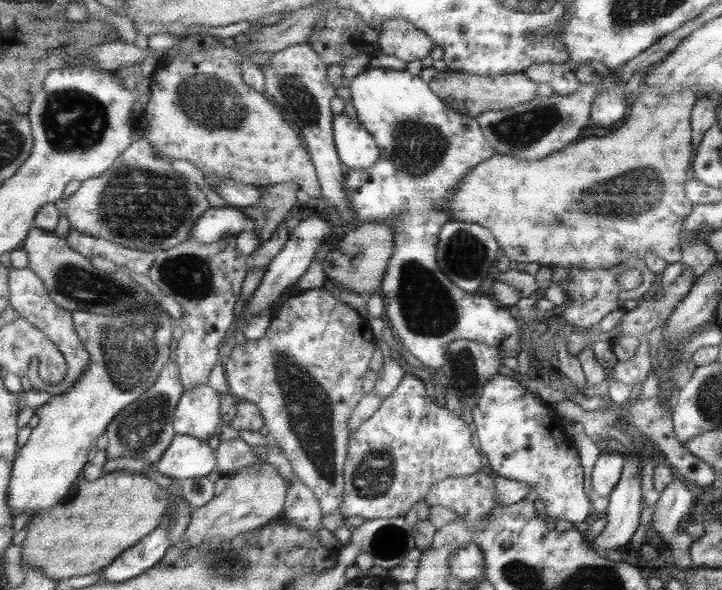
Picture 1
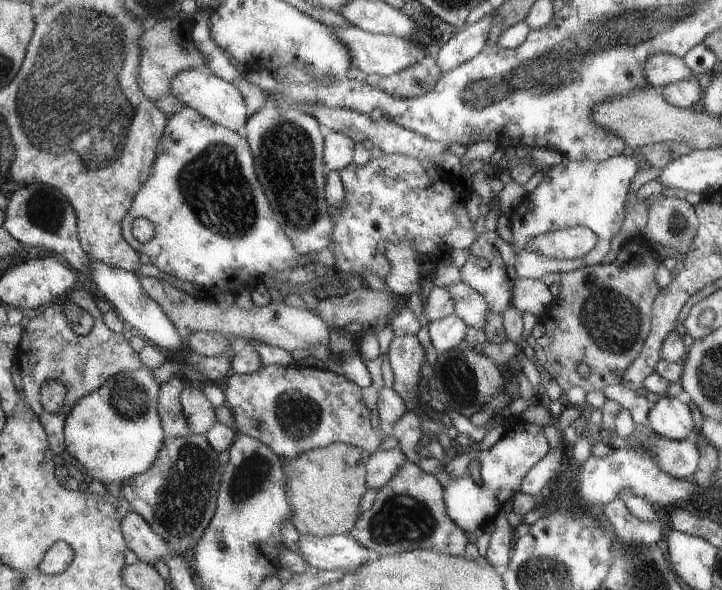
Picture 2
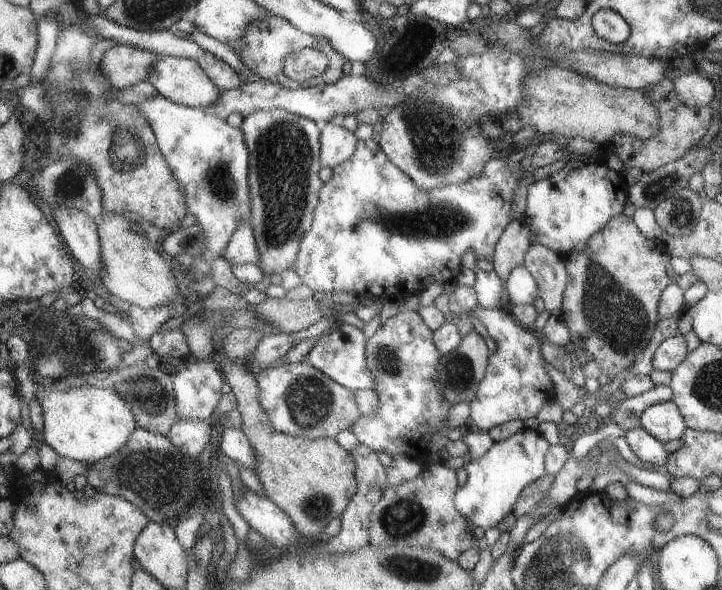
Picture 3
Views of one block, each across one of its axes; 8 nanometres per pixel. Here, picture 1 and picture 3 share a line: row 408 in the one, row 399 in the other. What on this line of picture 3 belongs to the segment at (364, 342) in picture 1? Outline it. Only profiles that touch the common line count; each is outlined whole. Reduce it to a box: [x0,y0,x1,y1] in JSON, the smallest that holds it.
[257,360,363,439]

